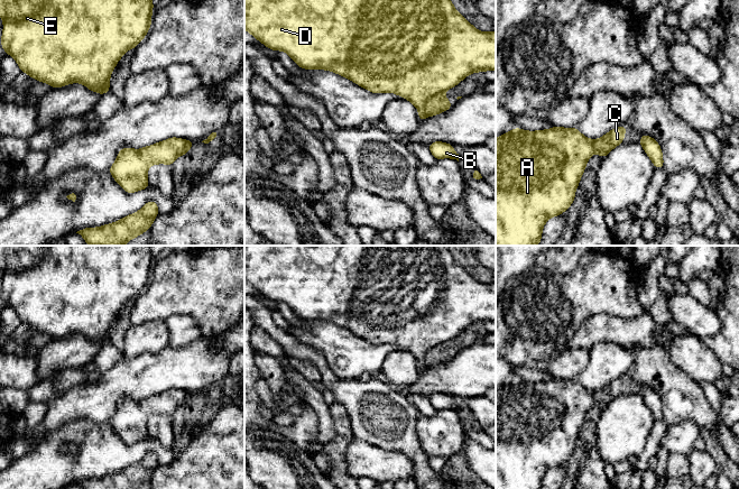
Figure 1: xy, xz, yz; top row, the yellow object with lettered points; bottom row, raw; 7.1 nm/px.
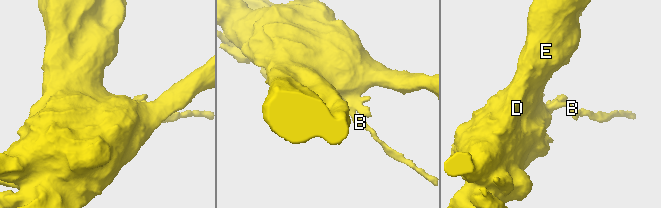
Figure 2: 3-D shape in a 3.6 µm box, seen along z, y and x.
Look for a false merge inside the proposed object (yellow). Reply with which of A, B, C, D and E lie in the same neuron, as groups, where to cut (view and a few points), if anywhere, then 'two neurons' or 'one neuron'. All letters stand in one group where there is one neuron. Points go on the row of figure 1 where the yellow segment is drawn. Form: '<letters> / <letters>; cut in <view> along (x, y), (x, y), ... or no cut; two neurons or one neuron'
A B D E / C; cut in xz along (441, 92), (432, 95), (426, 101), (426, 113); two neurons

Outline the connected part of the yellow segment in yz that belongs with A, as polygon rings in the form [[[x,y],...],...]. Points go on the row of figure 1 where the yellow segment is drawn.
[[[553,127],[538,131],[514,128],[498,137],[496,139],[496,246],[539,244],[545,222],[571,206],[575,188],[594,151],[594,140],[584,137],[576,128]]]

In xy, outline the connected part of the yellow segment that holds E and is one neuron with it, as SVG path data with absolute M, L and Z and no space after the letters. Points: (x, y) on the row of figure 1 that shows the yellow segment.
M0 0L3 20L1 46L18 63L20 71L54 89L82 83L103 95L110 92L112 70L123 54L142 40L151 24L151 0Z

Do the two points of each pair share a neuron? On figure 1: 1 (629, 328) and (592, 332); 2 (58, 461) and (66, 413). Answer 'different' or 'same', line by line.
1: same
2: different

